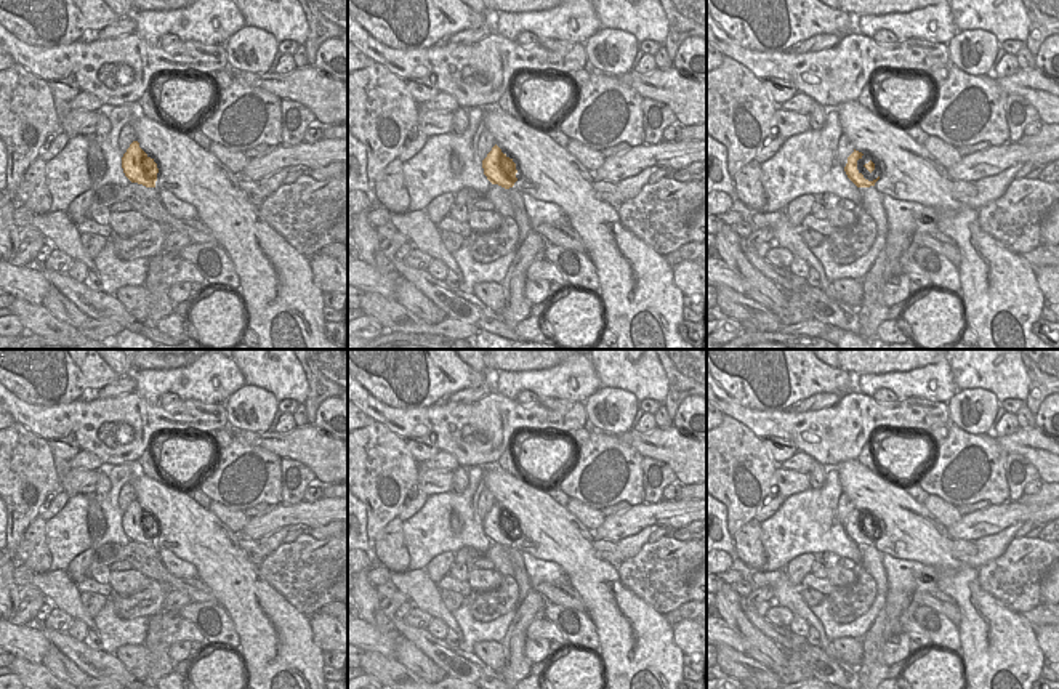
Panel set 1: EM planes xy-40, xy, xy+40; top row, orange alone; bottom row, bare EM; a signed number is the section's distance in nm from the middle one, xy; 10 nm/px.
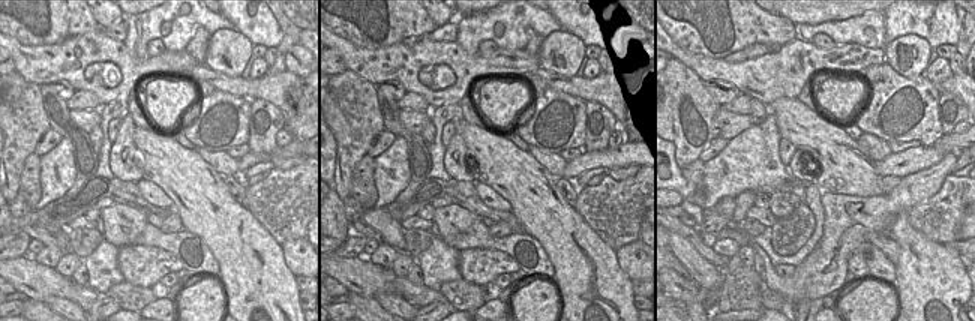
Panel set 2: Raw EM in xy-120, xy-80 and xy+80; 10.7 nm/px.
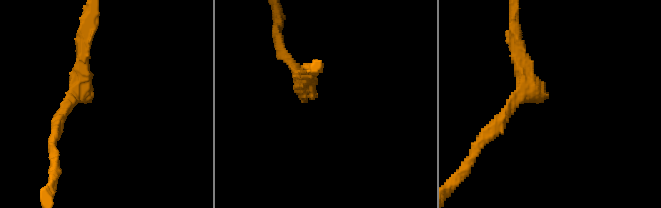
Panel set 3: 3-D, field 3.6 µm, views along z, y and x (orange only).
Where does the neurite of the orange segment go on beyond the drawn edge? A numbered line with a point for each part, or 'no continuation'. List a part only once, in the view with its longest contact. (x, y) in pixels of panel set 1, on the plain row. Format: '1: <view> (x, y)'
1: xy+40 (861, 521)

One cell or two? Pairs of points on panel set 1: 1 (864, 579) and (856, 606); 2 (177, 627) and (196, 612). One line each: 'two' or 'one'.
1: one
2: two

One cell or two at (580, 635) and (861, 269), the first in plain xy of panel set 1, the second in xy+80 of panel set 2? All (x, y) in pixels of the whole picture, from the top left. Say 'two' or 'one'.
two

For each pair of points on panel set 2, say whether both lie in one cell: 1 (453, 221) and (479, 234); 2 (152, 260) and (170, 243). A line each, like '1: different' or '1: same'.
1: different
2: different

